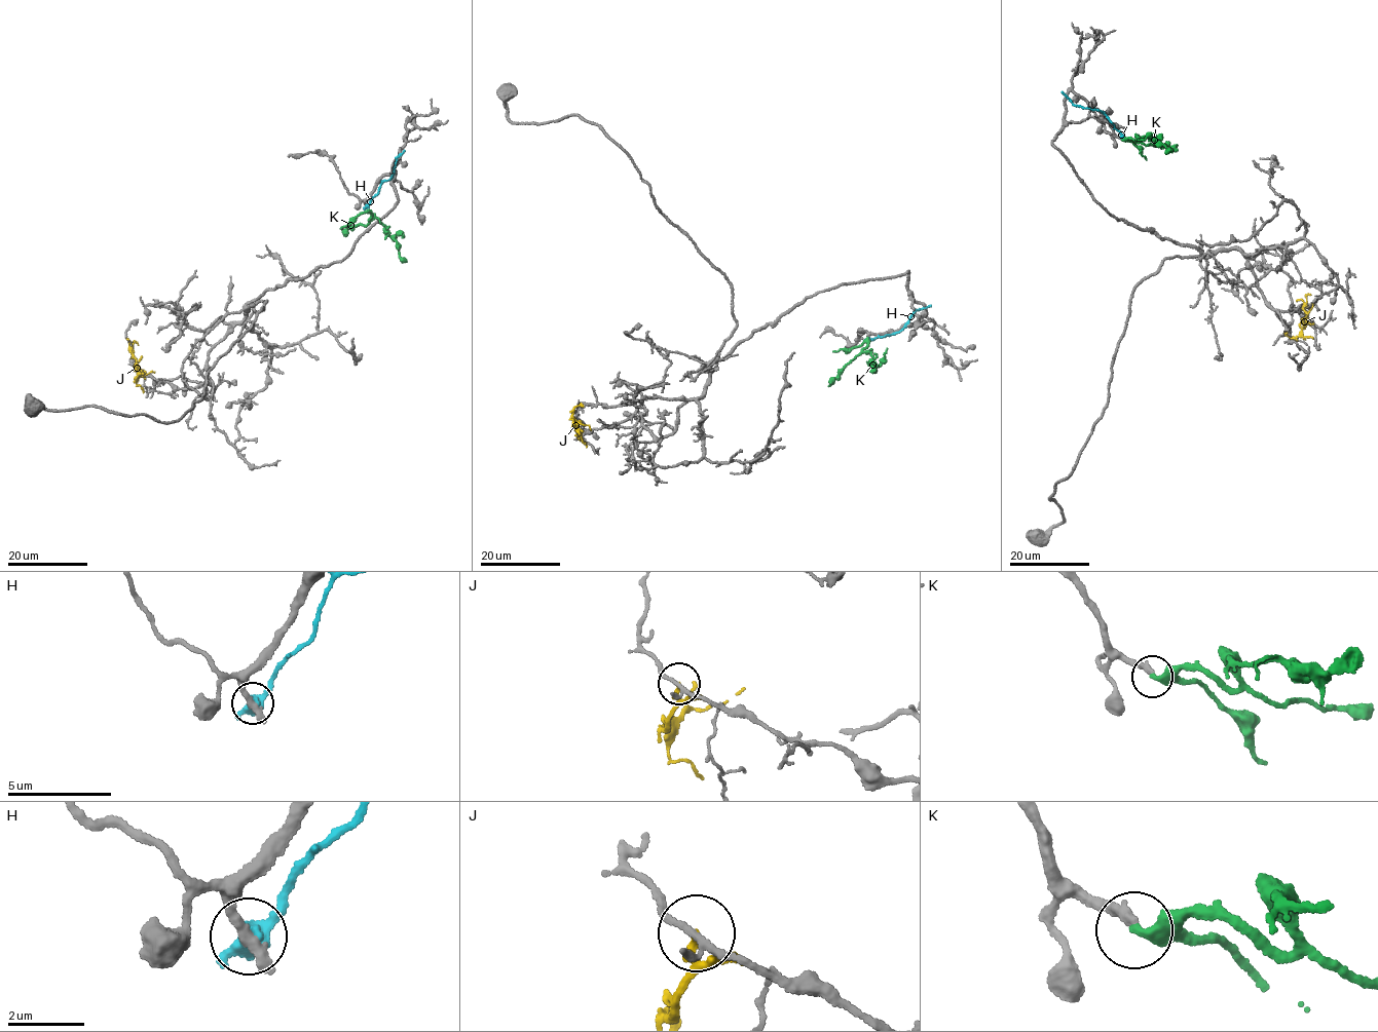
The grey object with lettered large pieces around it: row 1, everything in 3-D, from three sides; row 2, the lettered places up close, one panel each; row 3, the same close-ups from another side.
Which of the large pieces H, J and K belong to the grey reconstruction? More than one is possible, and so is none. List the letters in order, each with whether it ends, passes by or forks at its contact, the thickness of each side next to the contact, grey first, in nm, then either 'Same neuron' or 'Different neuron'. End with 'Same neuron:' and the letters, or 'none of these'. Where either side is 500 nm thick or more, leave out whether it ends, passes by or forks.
H: It passes by. Thickness 360 nm (grey) against 420 nm. Different neuron
J: It passes by. Thickness 140 nm (grey) against 160 nm. Different neuron
K: It passes by. Thickness 280 nm (grey) against 320 nm. Same neuron
Same neuron: K

